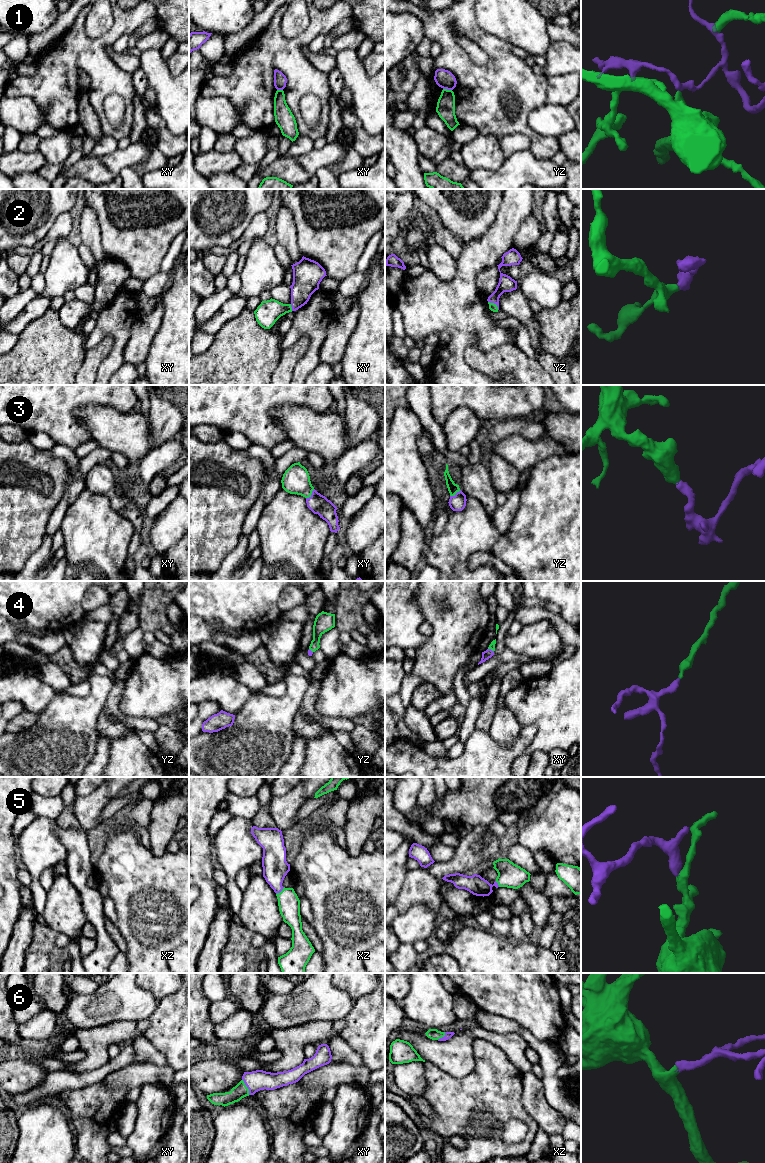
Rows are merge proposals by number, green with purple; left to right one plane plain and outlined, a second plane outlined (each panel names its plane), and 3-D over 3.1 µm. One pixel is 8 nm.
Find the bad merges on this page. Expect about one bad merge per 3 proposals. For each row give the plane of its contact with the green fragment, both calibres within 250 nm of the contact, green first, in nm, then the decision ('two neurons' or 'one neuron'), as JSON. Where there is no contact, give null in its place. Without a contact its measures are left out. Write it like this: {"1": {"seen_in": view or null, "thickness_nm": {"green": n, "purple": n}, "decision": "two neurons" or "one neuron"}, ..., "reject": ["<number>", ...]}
{"1": {"seen_in": "yz", "thickness_nm": {"green": 150, "purple": 150}, "decision": "two neurons"}, "2": {"seen_in": "yz", "thickness_nm": {"green": 70, "purple": 130}, "decision": "one neuron"}, "3": {"seen_in": "xy", "thickness_nm": {"green": 220, "purple": 160}, "decision": "one neuron"}, "4": {"seen_in": "xy", "thickness_nm": {"green": 50, "purple": 70}, "decision": "one neuron"}, "5": {"seen_in": "xz", "thickness_nm": {"green": 180, "purple": 200}, "decision": "one neuron"}, "6": {"seen_in": "xy", "thickness_nm": {"green": 120, "purple": 160}, "decision": "one neuron"}, "reject": ["1"]}

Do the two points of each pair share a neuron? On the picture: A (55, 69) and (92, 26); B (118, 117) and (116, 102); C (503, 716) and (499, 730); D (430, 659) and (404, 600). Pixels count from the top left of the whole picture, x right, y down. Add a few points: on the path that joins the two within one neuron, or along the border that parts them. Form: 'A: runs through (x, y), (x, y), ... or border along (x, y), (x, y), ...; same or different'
A: border along (89, 10), (85, 32), (96, 38); different
B: runs through (116, 113), (116, 106); same
C: runs through (503, 719), (502, 727); same
D: border along (428, 638), (416, 650); different

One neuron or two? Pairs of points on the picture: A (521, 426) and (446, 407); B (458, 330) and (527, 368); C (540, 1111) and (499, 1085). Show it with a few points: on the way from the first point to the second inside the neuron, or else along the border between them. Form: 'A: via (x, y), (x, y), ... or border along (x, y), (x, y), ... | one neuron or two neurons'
A: border along (521, 417), (496, 421) | two neurons
B: border along (469, 344), (478, 343), (483, 351), (515, 345) | two neurons
C: border along (521, 1075), (521, 1104), (523, 1109), (534, 1119) | two neurons

